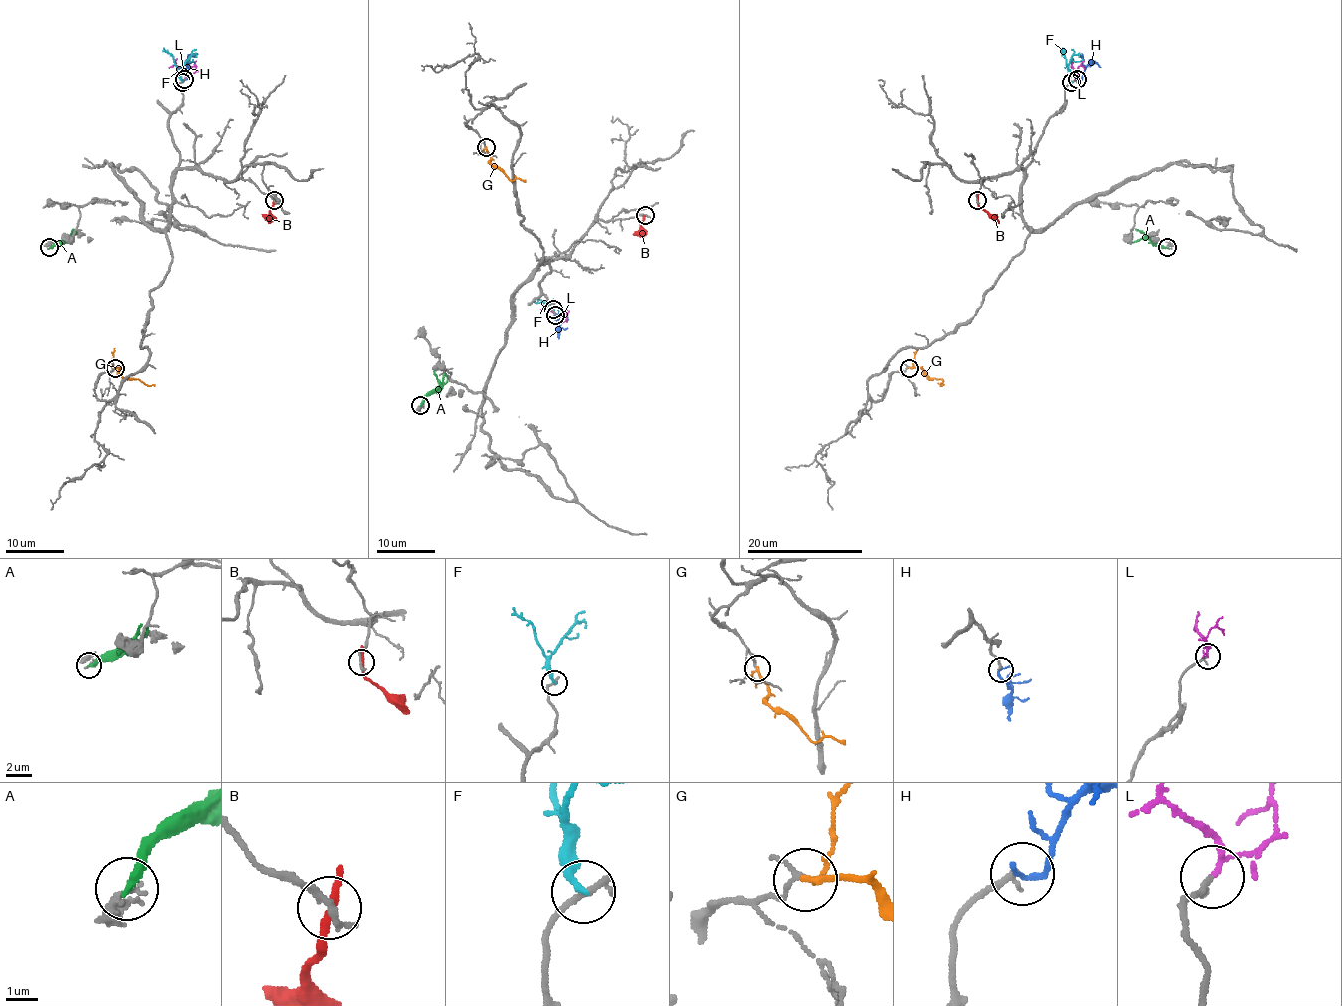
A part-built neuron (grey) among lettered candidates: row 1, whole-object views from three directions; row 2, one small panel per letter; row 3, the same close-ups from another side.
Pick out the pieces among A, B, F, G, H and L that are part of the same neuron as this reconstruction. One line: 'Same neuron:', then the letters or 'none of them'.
Same neuron: L

